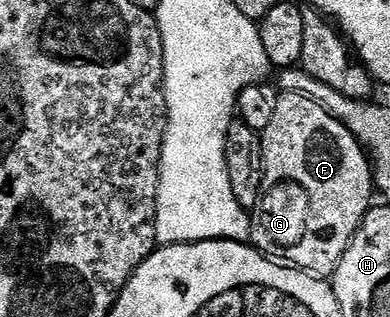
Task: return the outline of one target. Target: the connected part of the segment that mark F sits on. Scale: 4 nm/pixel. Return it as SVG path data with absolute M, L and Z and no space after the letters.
M280 92L275 99L269 129L261 134L263 163L271 163L271 175L295 175L295 179L299 179L299 183L303 183L303 187L311 191L311 227L307 227L307 239L303 239L303 243L299 243L299 247L291 251L291 265L320 277L334 276L345 249L351 244L351 238L373 206L371 160L344 123L337 121L326 109L303 94Z

